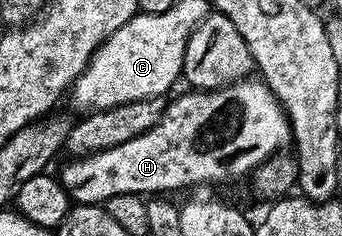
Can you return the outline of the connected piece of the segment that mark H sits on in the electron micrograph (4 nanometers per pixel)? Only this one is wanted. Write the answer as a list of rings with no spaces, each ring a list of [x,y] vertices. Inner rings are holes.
[[[246,79],[225,85],[222,89],[188,92],[166,104],[161,121],[155,123],[151,131],[143,131],[143,135],[135,135],[135,139],[127,139],[127,143],[119,143],[119,147],[66,160],[59,172],[59,180],[70,202],[104,205],[111,195],[161,195],[169,191],[165,189],[185,189],[188,185],[205,185],[208,181],[237,181],[240,177],[248,178],[254,169],[284,150],[281,148],[285,144],[290,144],[289,120],[276,95],[264,81]]]

